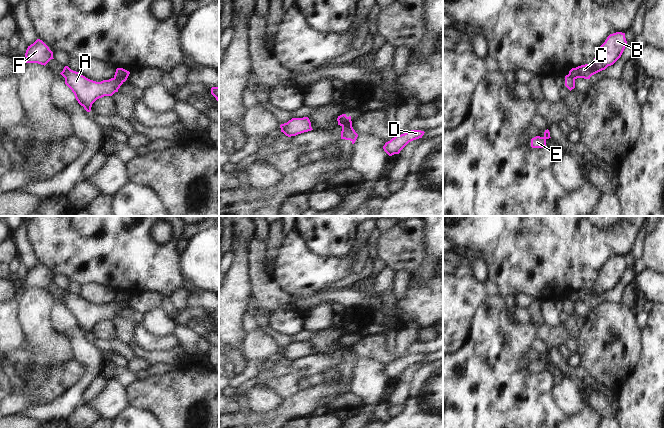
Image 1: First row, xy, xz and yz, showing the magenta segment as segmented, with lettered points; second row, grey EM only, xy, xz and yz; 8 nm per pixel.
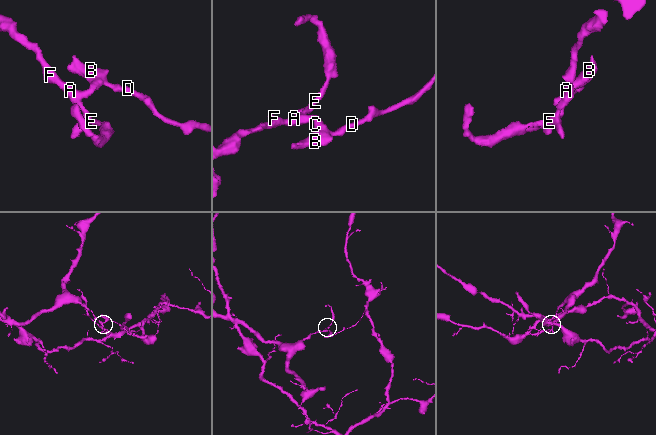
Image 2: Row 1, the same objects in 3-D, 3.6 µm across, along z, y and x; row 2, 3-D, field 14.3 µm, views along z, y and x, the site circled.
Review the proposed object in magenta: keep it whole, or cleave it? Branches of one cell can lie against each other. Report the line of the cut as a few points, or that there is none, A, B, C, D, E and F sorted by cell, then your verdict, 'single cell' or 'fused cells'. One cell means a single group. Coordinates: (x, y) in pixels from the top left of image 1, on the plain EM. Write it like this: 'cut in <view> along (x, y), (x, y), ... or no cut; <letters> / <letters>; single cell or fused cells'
cut in xy along (114, 300), (124, 305); A E F / B C D; fused cells

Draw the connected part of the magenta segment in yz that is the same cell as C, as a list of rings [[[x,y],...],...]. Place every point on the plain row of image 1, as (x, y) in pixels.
[[[616,256],[610,258],[600,270],[596,281],[590,288],[572,292],[568,299],[574,303],[590,303],[592,299],[613,289],[621,281],[626,269],[625,257]]]

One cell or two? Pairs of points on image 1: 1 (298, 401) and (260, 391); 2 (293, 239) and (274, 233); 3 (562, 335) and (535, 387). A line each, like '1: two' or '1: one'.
1: two
2: two
3: two

